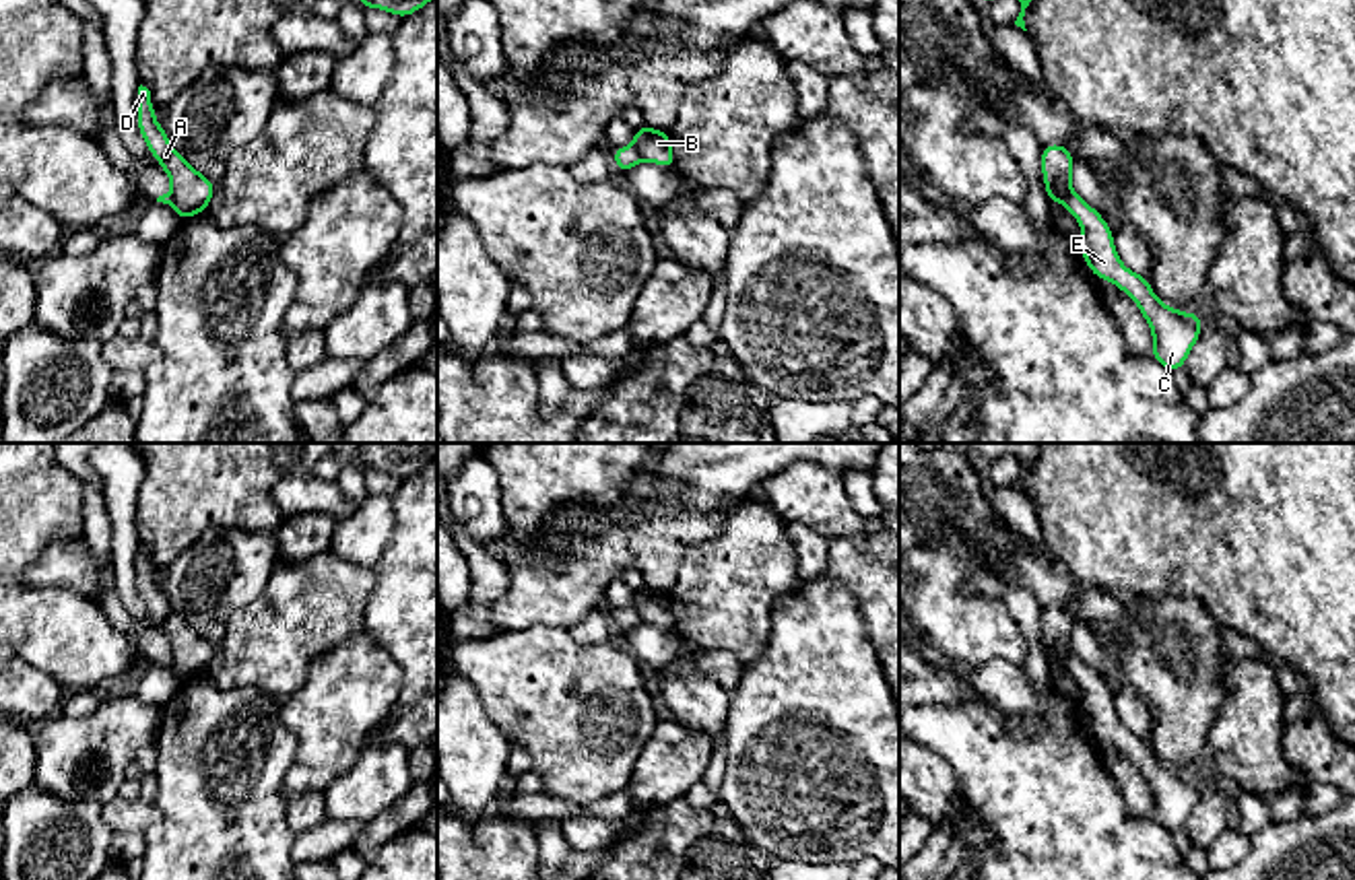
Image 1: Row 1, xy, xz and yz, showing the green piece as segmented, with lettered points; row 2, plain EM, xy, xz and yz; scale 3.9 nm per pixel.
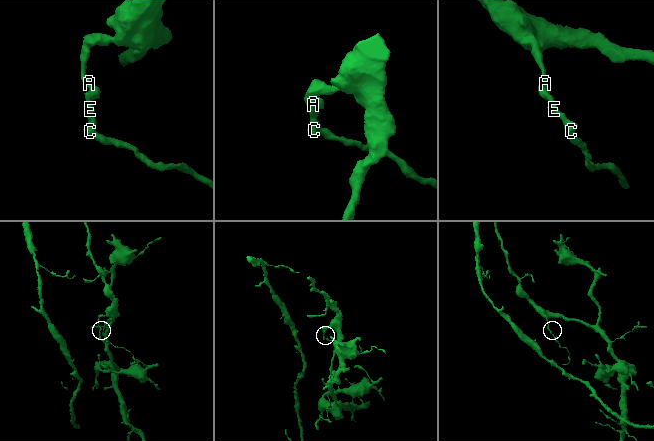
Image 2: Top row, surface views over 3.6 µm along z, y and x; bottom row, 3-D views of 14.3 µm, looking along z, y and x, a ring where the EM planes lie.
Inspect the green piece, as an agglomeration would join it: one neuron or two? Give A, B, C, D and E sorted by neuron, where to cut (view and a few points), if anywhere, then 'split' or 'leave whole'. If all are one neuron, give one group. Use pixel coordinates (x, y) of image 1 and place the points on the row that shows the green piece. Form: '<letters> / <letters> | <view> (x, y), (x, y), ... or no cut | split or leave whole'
A B D / C E | xz (632, 147), (642, 159) | split

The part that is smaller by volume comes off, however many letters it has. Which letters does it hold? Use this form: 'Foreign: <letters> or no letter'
Foreign: C, E

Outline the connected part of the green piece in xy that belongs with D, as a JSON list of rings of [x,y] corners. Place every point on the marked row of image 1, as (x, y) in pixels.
[[[142,84],[138,87],[136,109],[138,132],[171,181],[171,206],[179,221],[206,212],[214,183],[173,150],[163,126],[155,120],[151,91]]]

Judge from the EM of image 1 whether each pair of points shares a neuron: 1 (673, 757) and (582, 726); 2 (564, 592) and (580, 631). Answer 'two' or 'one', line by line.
1: two
2: two

